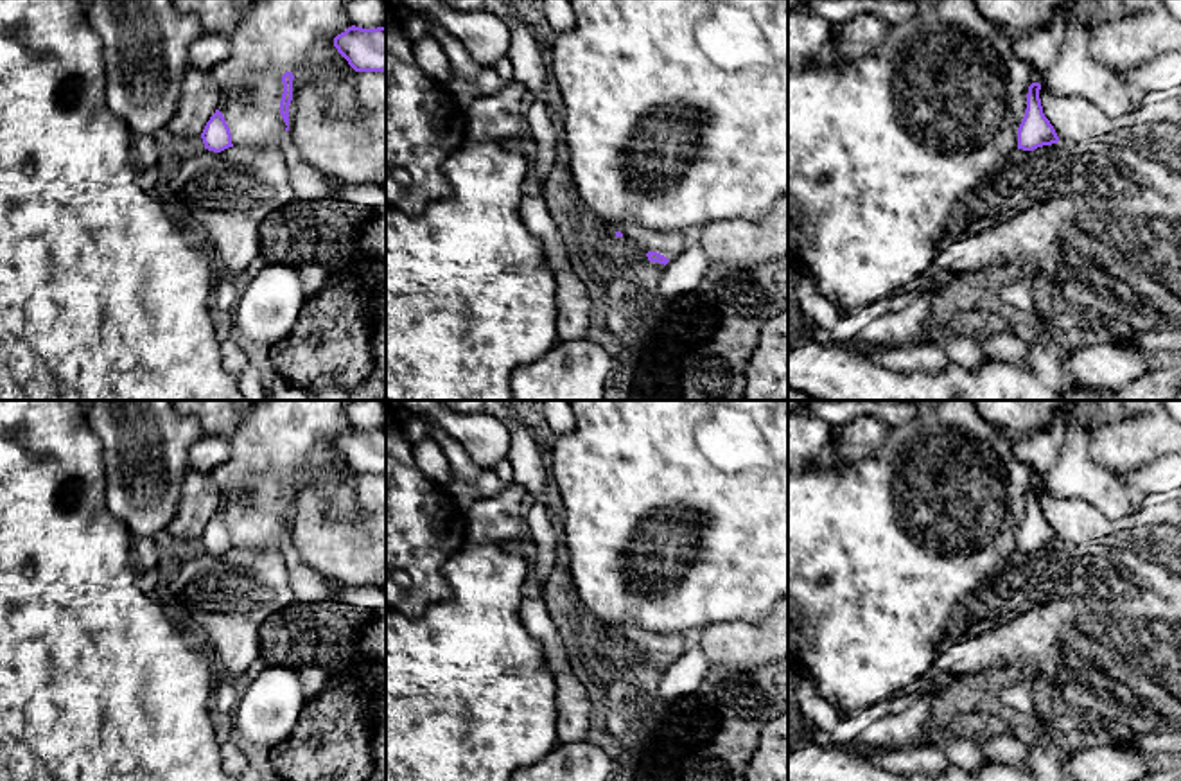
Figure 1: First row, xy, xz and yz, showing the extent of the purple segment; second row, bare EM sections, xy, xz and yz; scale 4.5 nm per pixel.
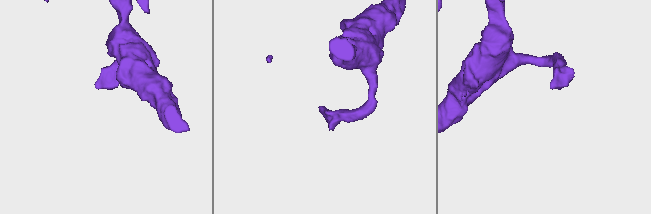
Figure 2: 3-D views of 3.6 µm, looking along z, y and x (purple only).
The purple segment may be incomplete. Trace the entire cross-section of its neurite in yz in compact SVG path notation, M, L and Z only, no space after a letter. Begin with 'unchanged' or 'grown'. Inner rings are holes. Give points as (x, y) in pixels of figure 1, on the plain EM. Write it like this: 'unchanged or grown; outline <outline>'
unchanged; outline M1039 485L1028 488L1025 519L1018 530L1018 551L1023 553L1034 553L1059 544L1054 528L1043 515L1039 492Z

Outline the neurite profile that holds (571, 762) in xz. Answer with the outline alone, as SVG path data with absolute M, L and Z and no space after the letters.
M587 740L558 745L533 765L519 767L510 781L607 781L614 759Z

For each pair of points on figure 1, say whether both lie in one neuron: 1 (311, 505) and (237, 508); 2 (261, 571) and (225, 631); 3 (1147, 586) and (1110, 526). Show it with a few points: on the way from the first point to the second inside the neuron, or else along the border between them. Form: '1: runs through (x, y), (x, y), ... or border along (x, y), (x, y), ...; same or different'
1: border along (293, 496), (314, 489), (332, 521); different
2: runs through (248, 586), (230, 604), (228, 616); same
3: border along (1101, 539), (1077, 544), (1059, 543); different

